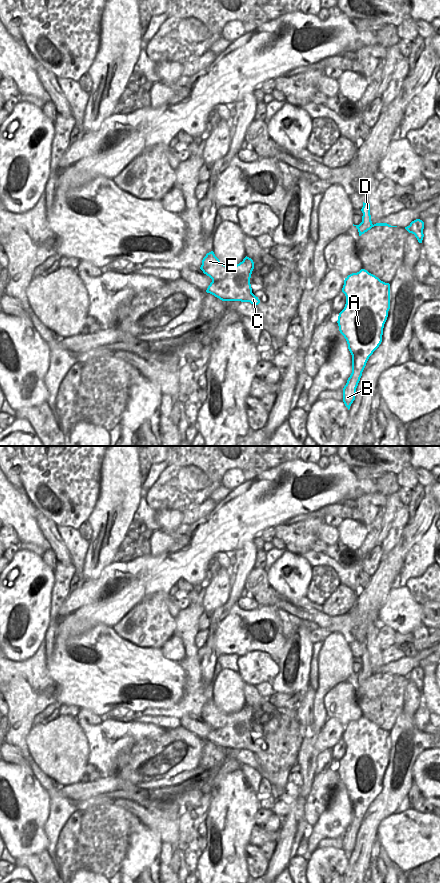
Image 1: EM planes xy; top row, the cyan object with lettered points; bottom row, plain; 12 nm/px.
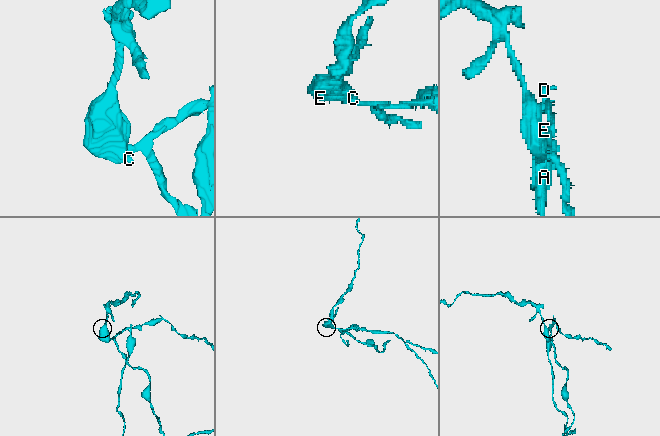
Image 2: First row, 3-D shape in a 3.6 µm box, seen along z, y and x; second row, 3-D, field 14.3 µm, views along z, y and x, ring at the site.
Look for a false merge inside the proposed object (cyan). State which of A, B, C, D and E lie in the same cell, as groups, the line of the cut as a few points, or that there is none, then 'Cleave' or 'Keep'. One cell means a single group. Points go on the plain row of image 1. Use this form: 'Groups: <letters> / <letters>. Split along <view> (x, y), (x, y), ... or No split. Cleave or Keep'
Groups: A B D / C E. Split along xy (362, 670), (358, 679). Cleave

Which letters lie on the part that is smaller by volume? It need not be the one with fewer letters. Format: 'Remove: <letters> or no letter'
Remove: A, B, D

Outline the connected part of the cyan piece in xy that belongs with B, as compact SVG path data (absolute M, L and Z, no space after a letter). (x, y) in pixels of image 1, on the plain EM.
M361 717L345 726L342 740L346 744L346 752L339 761L337 771L352 803L352 821L343 836L343 850L349 858L366 811L382 790L383 776L390 757L390 732Z

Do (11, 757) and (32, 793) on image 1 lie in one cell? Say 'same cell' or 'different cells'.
different cells

